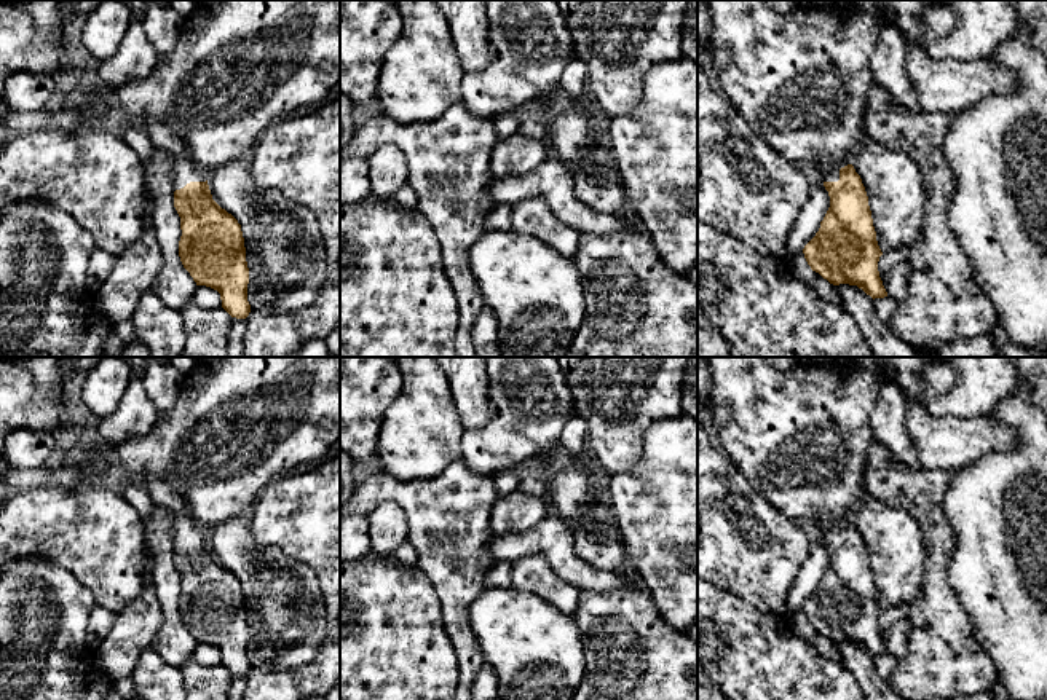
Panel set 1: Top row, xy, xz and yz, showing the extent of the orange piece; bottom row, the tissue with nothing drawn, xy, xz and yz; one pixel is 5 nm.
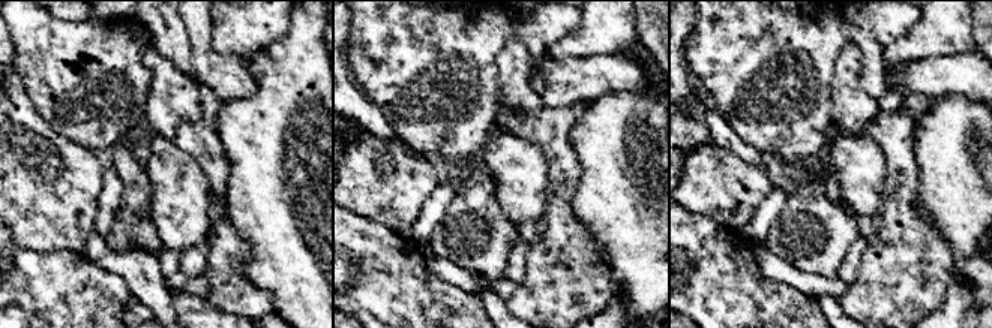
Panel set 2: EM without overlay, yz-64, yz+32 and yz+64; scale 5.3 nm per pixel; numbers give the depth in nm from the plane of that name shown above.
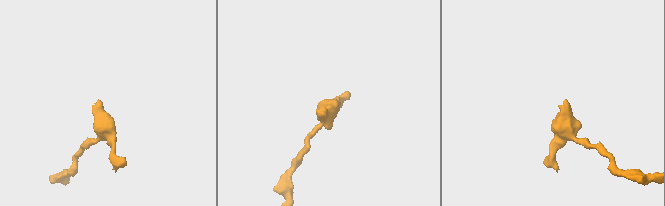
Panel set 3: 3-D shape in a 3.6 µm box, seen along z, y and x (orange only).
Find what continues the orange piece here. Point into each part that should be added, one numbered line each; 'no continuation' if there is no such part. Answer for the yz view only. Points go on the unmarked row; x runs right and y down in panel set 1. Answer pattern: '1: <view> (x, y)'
1: yz (832, 531)

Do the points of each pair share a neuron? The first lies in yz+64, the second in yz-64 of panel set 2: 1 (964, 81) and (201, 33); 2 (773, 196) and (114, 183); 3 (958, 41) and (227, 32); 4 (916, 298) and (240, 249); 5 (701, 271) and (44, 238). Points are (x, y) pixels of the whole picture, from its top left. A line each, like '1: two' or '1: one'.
1: one
2: one
3: one
4: one
5: two

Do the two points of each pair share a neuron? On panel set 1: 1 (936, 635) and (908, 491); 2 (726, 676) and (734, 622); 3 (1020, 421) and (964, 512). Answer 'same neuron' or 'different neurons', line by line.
1: same neuron
2: same neuron
3: same neuron

